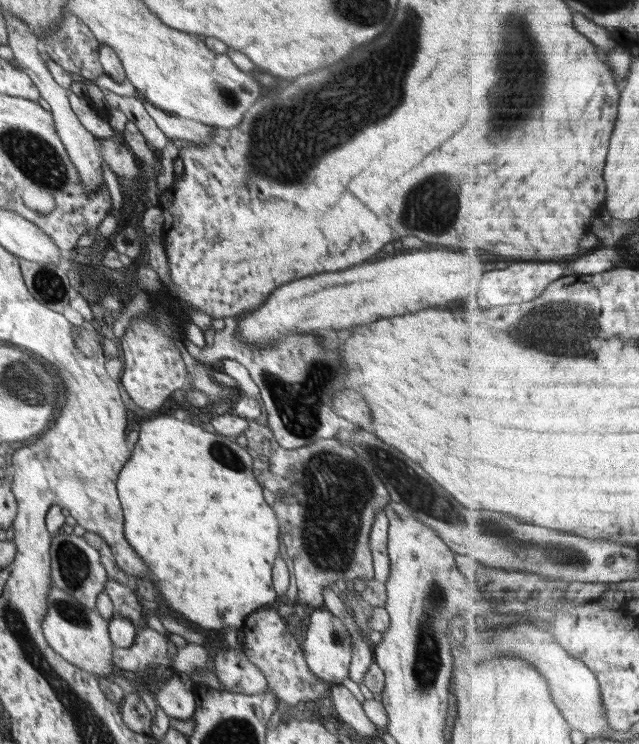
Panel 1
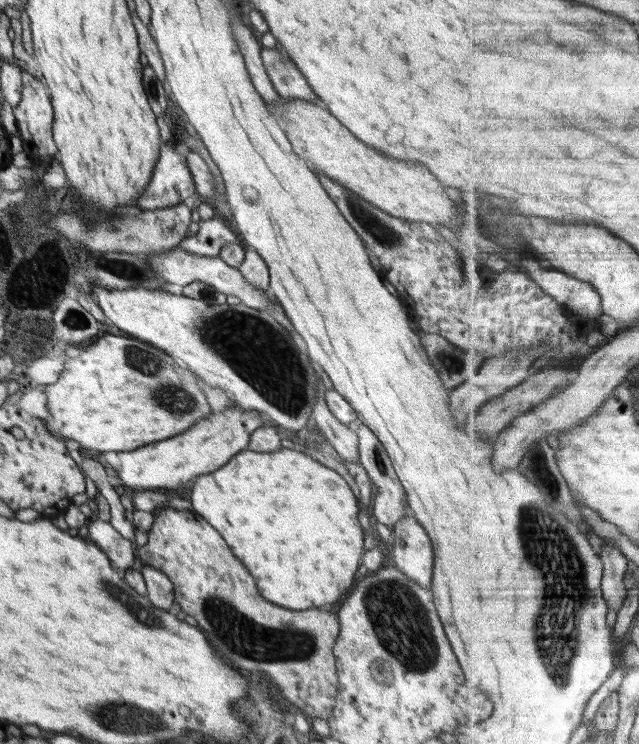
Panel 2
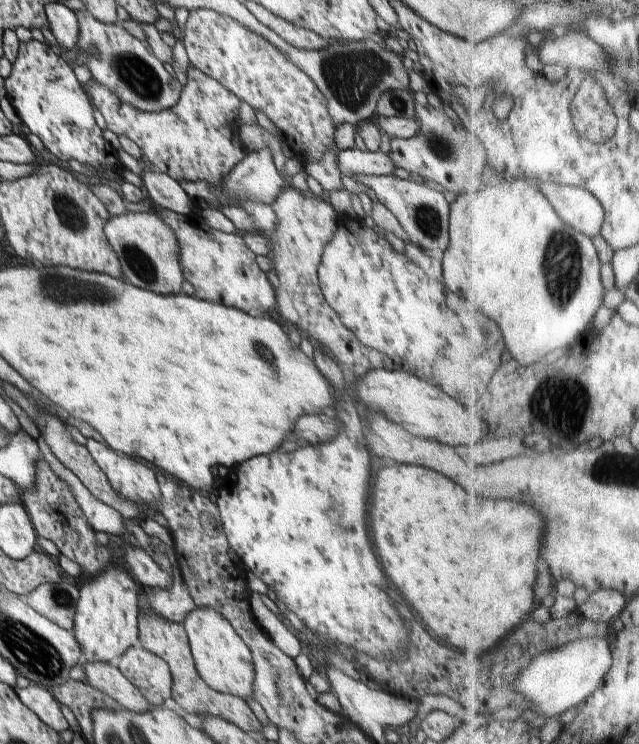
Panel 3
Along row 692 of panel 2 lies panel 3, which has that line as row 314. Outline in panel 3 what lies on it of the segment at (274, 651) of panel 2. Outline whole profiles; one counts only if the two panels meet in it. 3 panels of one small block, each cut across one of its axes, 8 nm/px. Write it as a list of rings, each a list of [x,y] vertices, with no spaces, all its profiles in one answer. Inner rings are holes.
[[[284,188],[270,205],[277,214],[276,230],[270,234],[273,268],[280,286],[275,291],[278,310],[290,322],[300,328],[316,346],[324,348],[344,368],[350,383],[363,377],[372,369],[390,369],[391,360],[379,350],[366,346],[342,324],[340,317],[326,302],[319,285],[318,267],[325,246],[330,242],[338,221],[334,207],[327,199],[301,194],[296,188]]]

